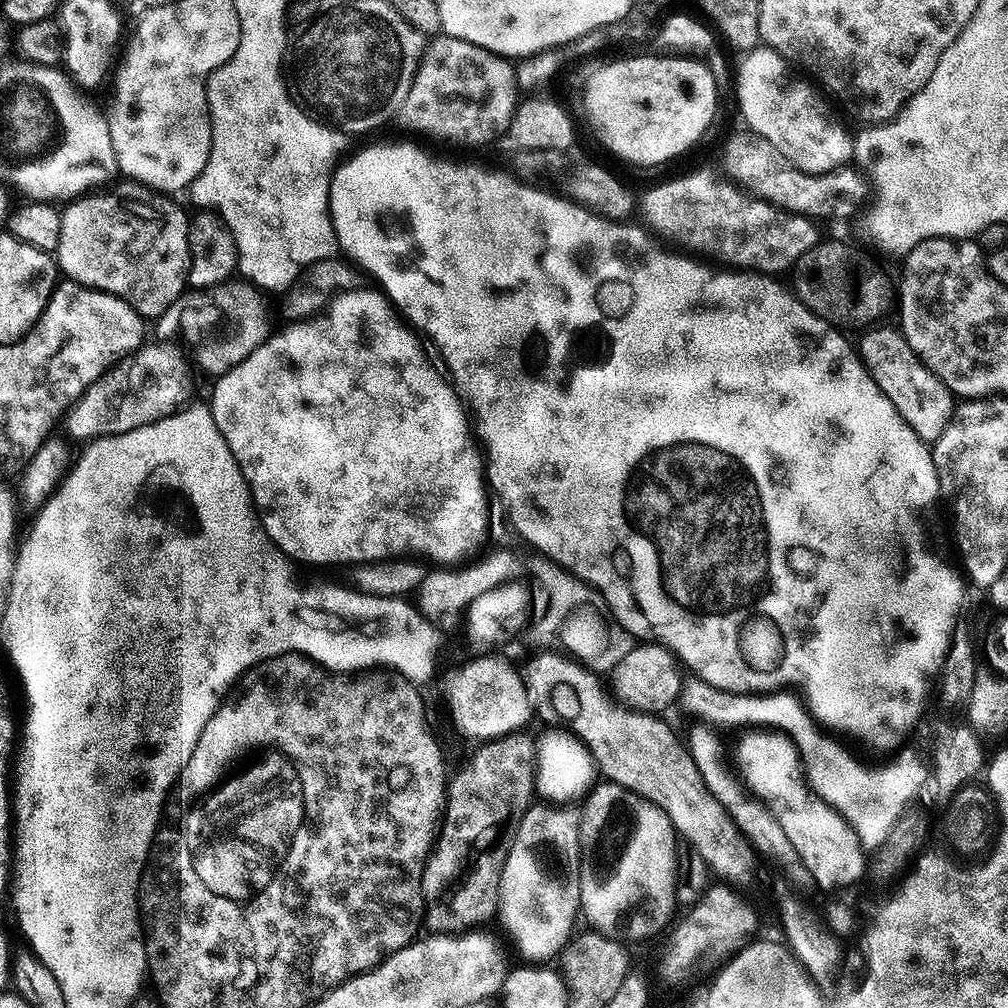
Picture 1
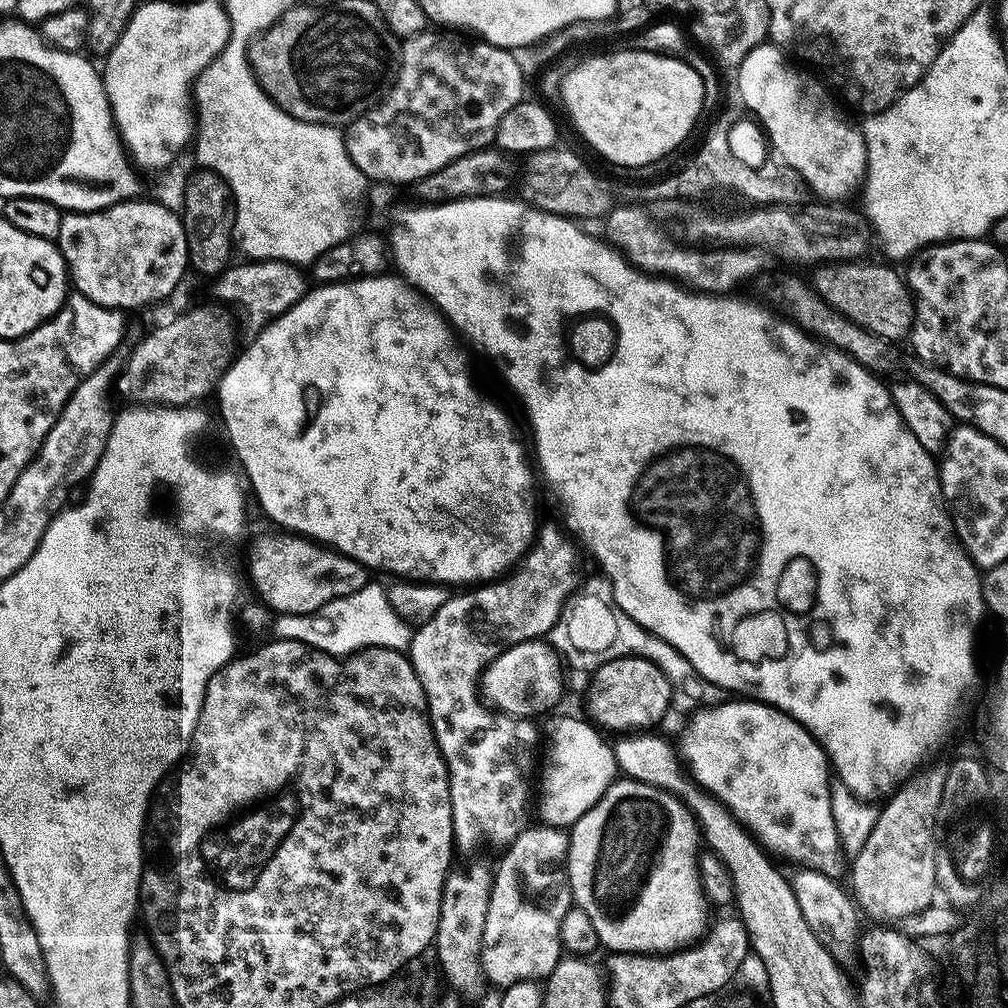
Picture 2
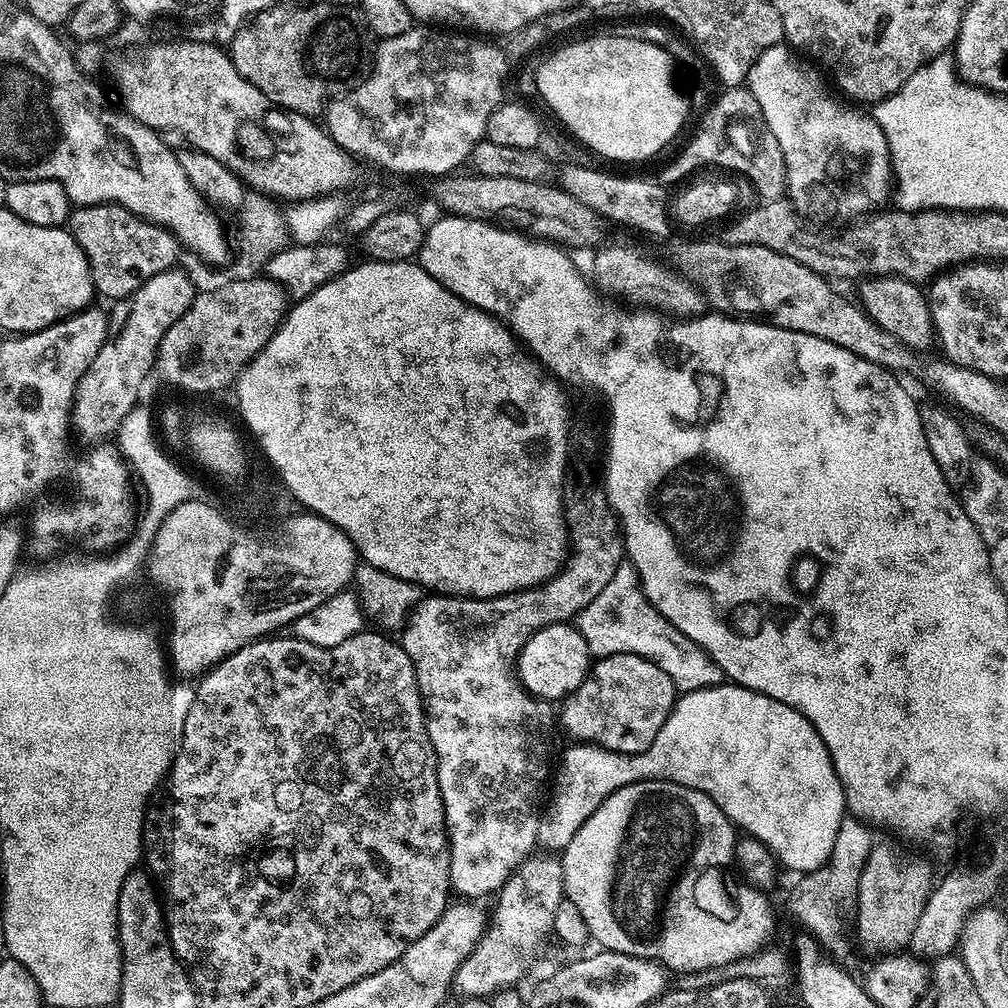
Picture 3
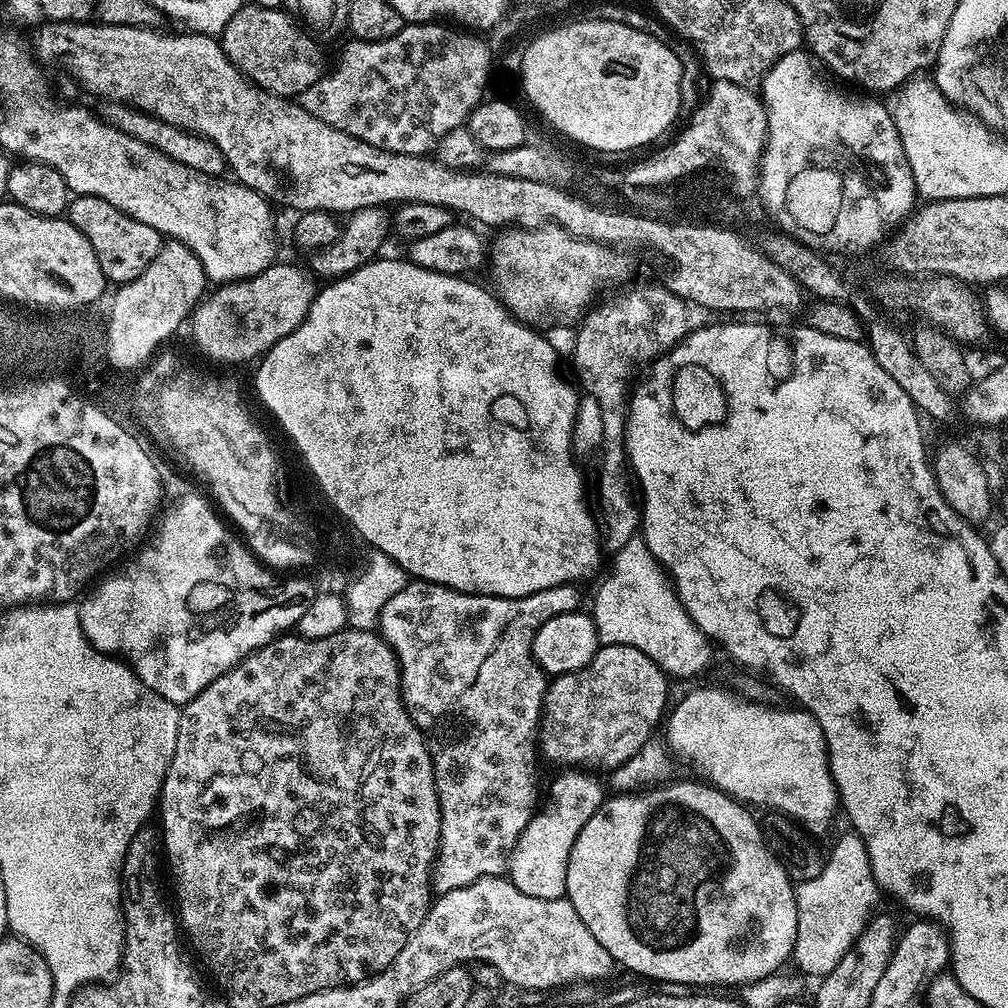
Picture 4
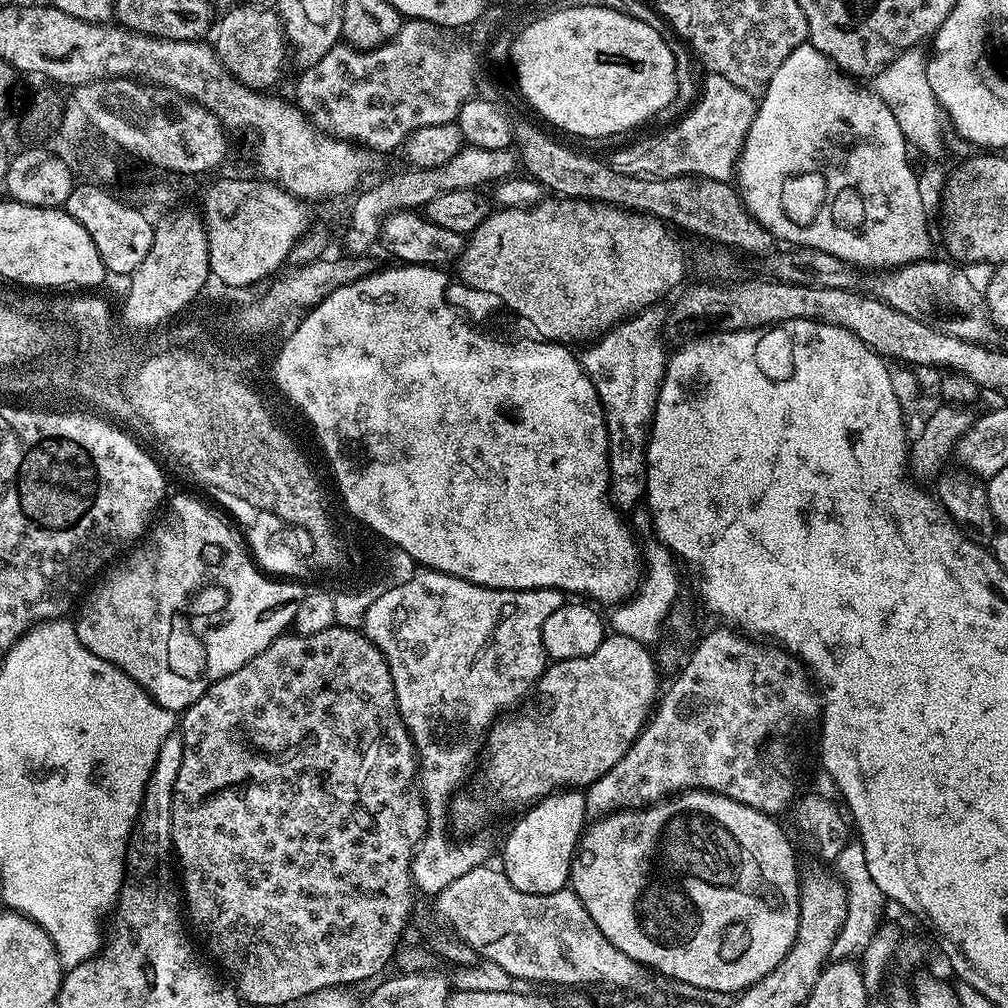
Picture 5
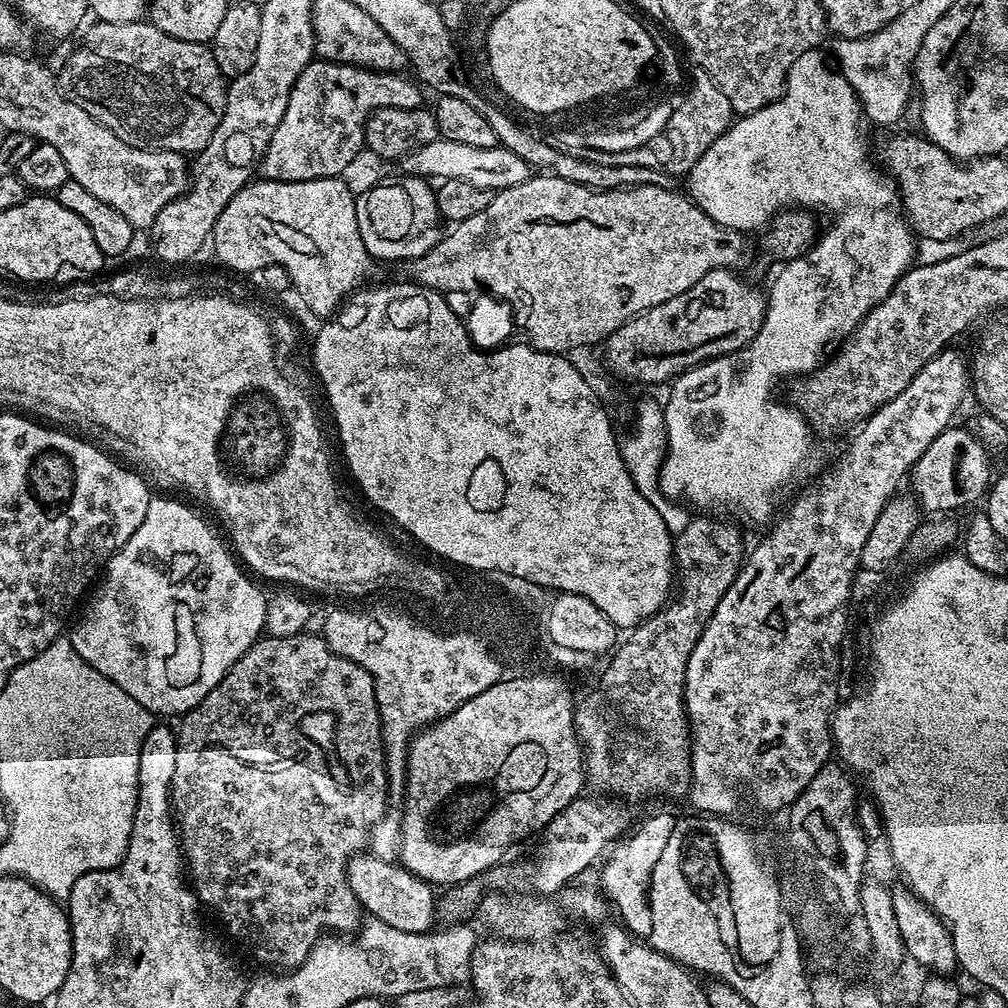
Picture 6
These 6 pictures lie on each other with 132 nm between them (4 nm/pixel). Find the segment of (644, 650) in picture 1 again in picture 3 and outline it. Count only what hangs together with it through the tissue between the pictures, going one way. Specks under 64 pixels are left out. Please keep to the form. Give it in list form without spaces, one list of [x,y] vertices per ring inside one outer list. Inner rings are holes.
[[[634,654],[601,656],[595,661],[594,675],[583,680],[563,701],[562,724],[580,742],[600,744],[615,752],[645,752],[658,738],[662,722],[676,705],[678,693],[670,674],[653,660]]]

